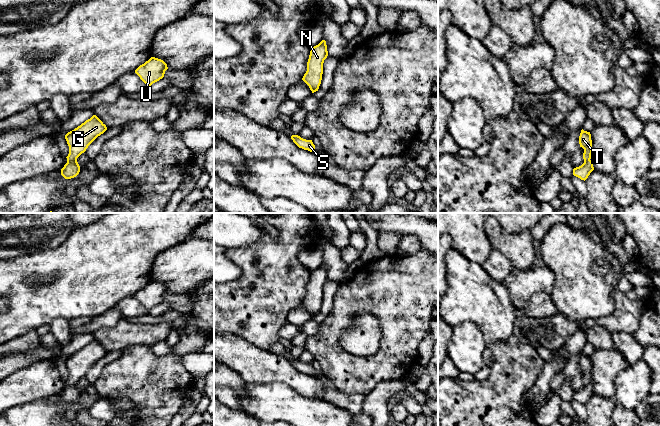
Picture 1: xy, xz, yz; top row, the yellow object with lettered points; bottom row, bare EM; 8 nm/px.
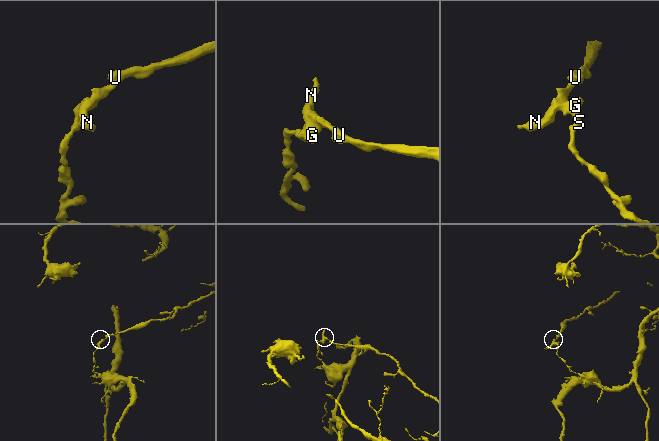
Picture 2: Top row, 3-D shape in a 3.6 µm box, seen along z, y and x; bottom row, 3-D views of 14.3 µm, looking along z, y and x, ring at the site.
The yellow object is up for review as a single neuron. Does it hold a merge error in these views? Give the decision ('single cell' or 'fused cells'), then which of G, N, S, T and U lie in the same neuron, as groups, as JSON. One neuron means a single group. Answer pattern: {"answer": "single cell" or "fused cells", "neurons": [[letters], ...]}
{"answer": "fused cells", "neurons": [["G", "N", "T", "U"], ["S"]]}

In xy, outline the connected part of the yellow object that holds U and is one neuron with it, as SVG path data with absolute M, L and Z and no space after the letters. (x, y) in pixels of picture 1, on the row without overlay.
M151 281L144 288L140 289L135 294L135 297L149 312L153 307L164 301L165 295L167 293L167 288L163 284Z

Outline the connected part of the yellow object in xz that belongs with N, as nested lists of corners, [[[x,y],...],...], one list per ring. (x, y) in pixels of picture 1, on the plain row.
[[[325,264],[311,272],[307,286],[307,295],[302,304],[309,310],[312,317],[319,313],[323,298],[323,287],[327,280],[328,275]]]

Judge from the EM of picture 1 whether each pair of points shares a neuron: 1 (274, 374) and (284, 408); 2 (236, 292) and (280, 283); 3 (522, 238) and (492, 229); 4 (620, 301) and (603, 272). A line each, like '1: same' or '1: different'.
1: different
2: same
3: same
4: different

